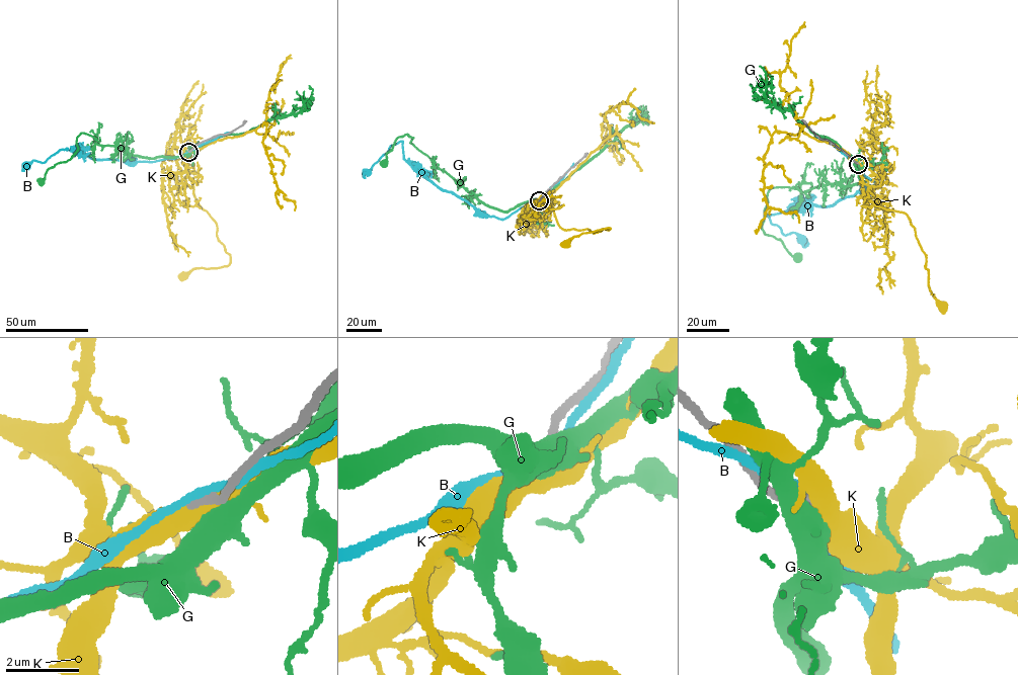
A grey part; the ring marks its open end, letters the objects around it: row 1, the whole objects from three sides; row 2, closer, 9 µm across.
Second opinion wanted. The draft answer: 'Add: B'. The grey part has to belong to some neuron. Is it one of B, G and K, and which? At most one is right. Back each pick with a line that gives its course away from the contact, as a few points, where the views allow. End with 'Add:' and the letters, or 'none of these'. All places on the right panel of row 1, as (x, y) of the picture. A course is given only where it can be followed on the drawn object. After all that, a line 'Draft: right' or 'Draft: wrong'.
K: via (858, 164), (861, 168), (863, 196), (877, 205), (903, 212), (909, 218), (925, 255), (931, 294), (942, 308)
Add: K
Draft: wrong

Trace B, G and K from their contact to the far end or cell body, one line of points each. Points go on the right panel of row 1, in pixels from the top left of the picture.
B: (858, 163), (863, 175), (876, 183), (869, 189), (832, 205), (766, 214), (783, 234), (797, 233), (802, 240)
G: (856, 163), (857, 172), (866, 179), (859, 183), (802, 192), (769, 190), (762, 228), (796, 258)
K: (858, 164), (861, 168), (863, 196), (877, 205), (903, 212), (909, 218), (925, 255), (931, 294), (942, 308)

